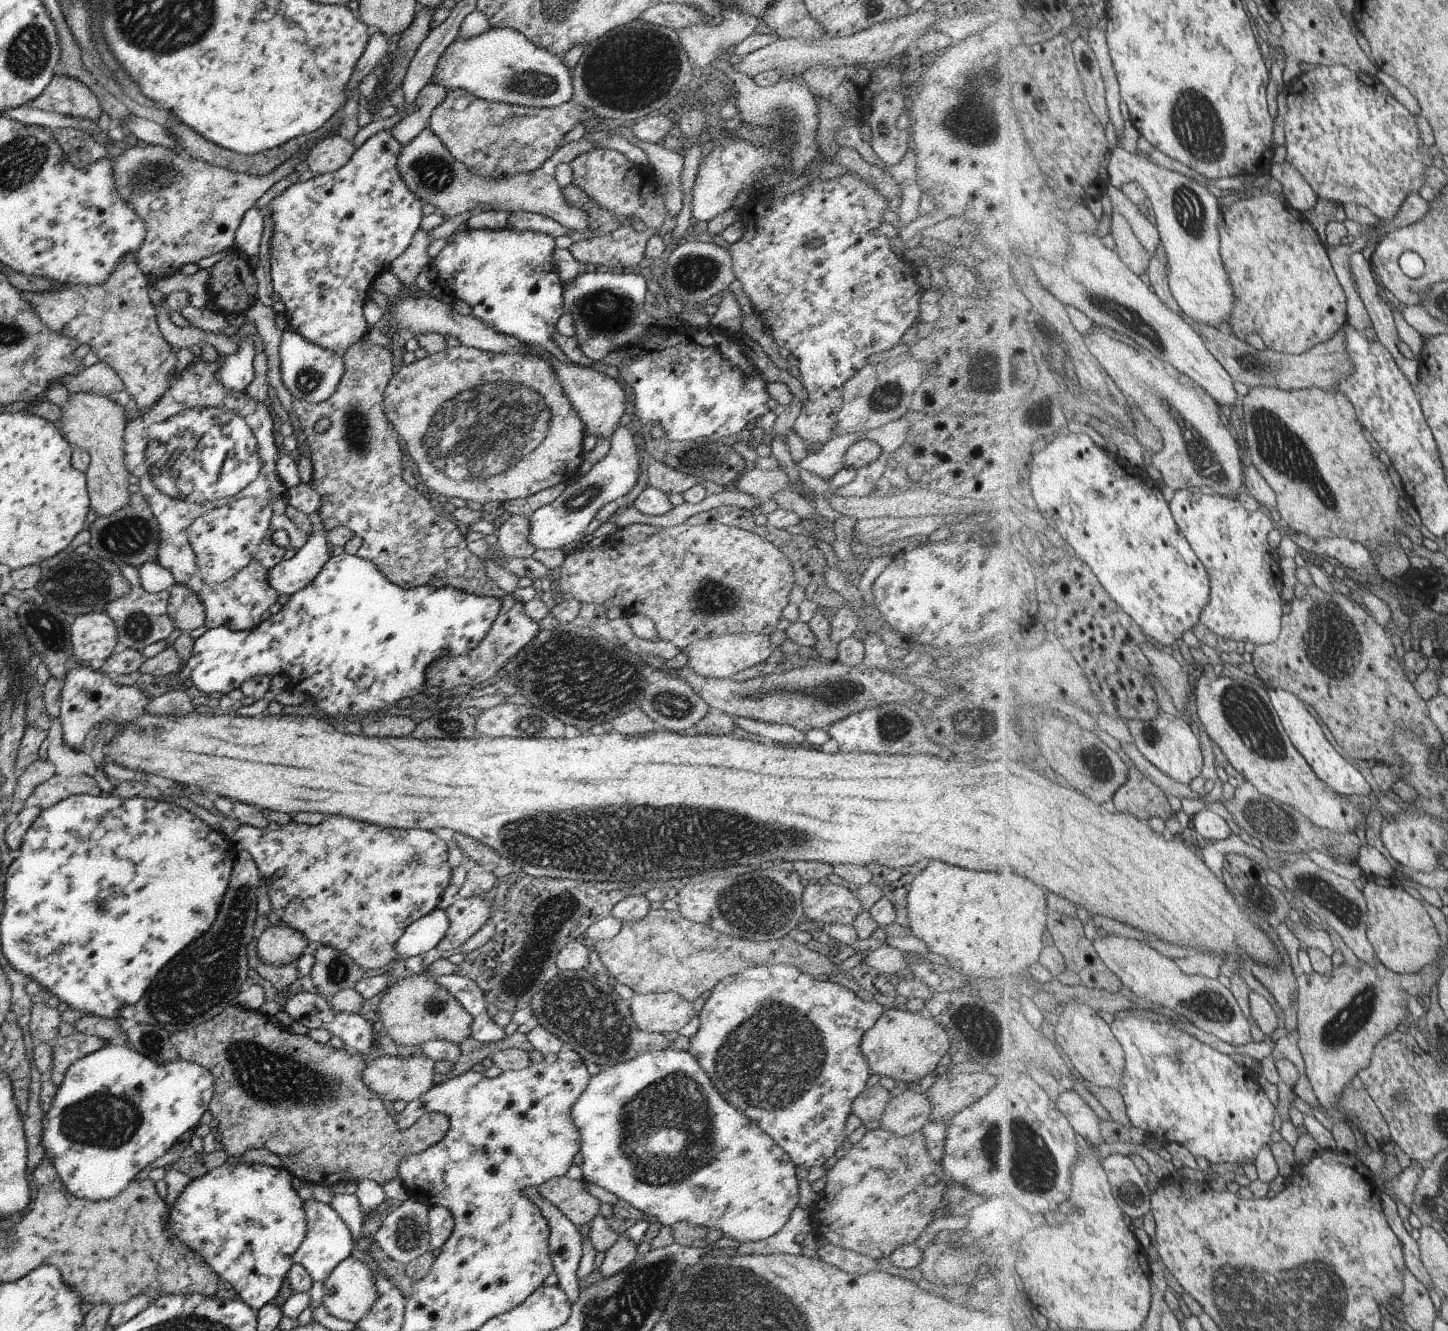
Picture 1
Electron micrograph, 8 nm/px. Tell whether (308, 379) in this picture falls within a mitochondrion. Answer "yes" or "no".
yes

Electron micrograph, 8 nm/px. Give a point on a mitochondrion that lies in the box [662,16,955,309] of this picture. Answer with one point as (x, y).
(695, 273)

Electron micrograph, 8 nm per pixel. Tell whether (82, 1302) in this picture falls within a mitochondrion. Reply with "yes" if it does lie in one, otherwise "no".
no

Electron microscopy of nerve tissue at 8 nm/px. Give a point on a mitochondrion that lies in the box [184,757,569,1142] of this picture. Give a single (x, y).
(270, 1078)

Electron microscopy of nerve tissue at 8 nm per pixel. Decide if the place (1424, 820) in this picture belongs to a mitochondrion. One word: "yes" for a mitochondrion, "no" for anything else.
no

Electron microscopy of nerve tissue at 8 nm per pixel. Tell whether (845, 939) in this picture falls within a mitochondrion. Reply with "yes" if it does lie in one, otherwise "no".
no

